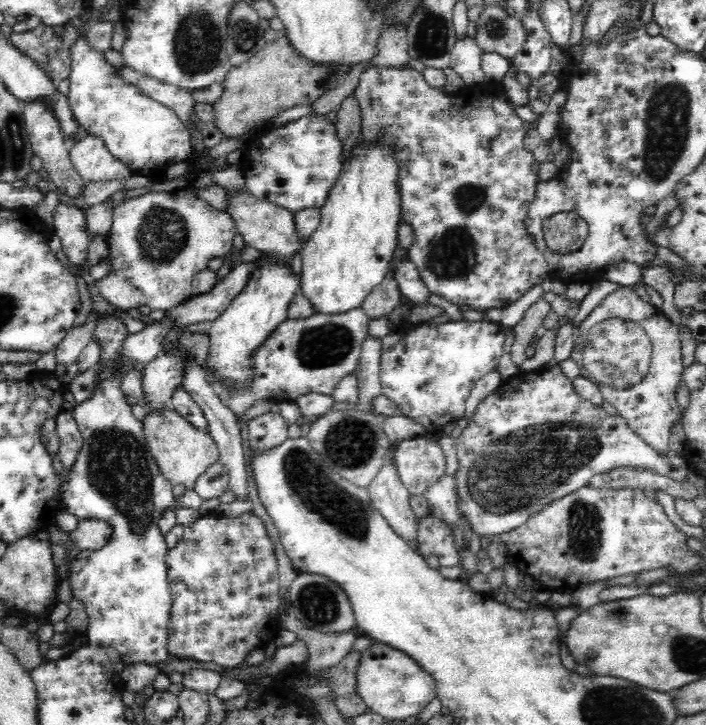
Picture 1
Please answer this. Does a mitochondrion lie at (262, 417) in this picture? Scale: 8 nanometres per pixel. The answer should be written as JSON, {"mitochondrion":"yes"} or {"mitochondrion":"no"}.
{"mitochondrion":"no"}

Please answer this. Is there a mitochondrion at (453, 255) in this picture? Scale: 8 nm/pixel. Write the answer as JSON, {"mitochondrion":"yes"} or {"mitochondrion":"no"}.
{"mitochondrion":"yes"}

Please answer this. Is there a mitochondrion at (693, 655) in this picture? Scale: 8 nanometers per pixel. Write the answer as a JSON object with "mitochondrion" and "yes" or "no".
{"mitochondrion":"yes"}

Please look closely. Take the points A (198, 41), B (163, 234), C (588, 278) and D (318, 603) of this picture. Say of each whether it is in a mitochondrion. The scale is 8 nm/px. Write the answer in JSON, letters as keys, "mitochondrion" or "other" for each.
{"A":"mitochondrion","B":"mitochondrion","C":"other","D":"mitochondrion"}

